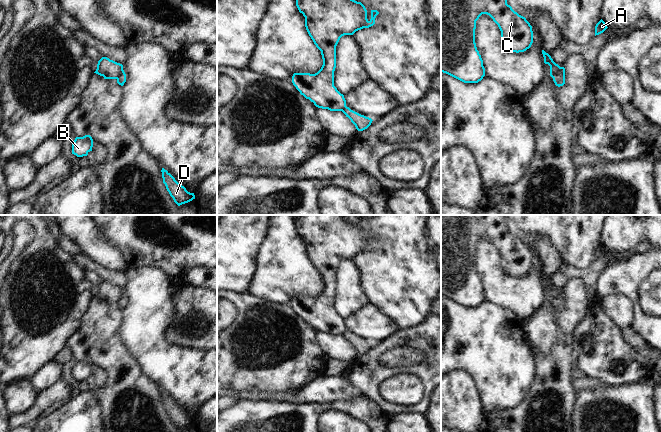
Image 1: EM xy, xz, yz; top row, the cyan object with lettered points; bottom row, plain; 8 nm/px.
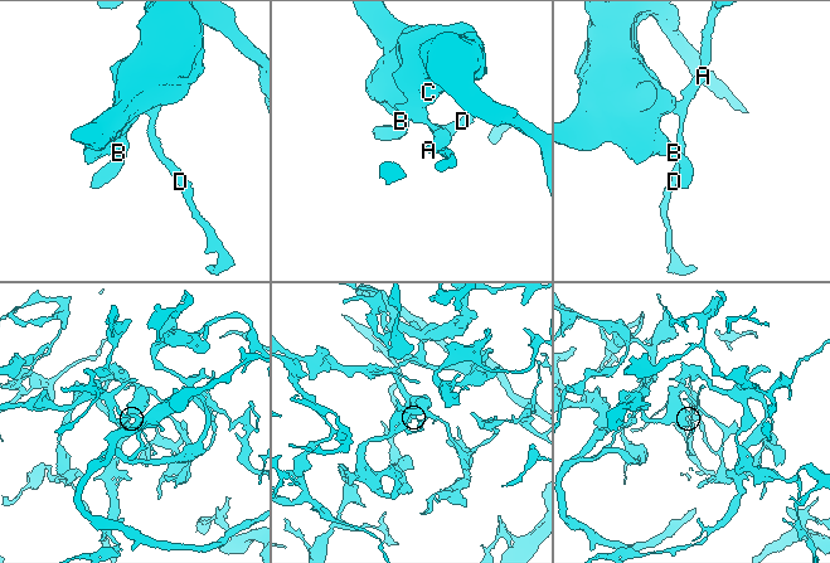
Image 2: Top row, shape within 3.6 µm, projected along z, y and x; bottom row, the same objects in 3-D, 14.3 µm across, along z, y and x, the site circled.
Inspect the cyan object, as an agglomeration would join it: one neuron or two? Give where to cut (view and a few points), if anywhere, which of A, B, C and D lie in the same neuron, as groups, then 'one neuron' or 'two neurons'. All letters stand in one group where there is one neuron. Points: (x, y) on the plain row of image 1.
yz (560, 291), (552, 301) | A D / B C | two neurons

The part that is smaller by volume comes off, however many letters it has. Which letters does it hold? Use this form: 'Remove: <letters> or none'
Remove: A, D

